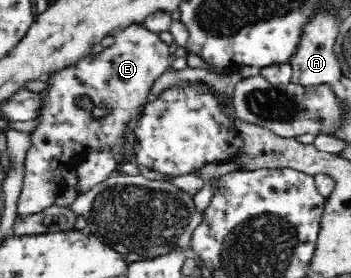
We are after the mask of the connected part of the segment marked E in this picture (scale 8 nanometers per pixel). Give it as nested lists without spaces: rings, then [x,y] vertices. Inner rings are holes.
[[[142,24],[129,25],[129,27],[126,27],[117,33],[115,36],[115,44],[111,45],[111,47],[106,47],[103,51],[97,54],[91,53],[86,55],[84,58],[81,58],[79,61],[77,61],[76,64],[69,65],[68,68],[60,69],[55,73],[47,74],[46,79],[41,79],[41,81],[46,80],[48,86],[46,87],[46,90],[43,91],[44,96],[42,97],[40,116],[37,118],[37,127],[35,127],[33,131],[29,132],[31,147],[29,147],[27,150],[25,156],[23,186],[17,202],[17,215],[30,216],[53,206],[54,199],[67,185],[64,180],[65,172],[76,168],[79,162],[85,159],[85,155],[87,155],[87,153],[91,153],[91,151],[110,149],[110,152],[114,155],[114,158],[117,162],[121,161],[121,157],[126,157],[129,163],[134,162],[133,145],[135,145],[135,134],[133,134],[133,131],[135,129],[135,125],[137,125],[137,121],[139,121],[140,114],[142,113],[140,107],[142,107],[147,101],[147,95],[149,95],[149,91],[151,91],[153,83],[155,83],[155,81],[157,81],[157,79],[159,79],[159,77],[161,77],[161,75],[167,71],[167,68],[170,67],[169,55],[169,48],[160,39],[159,33],[153,33],[152,31],[145,29]],[[91,106],[104,107],[106,114],[97,120],[97,118],[93,116],[93,110],[91,110]]]

